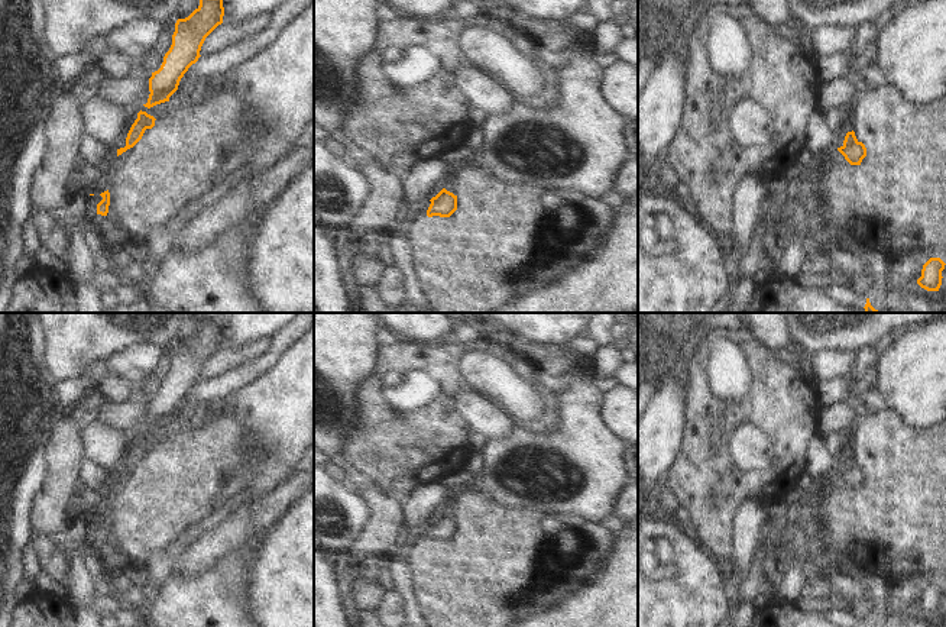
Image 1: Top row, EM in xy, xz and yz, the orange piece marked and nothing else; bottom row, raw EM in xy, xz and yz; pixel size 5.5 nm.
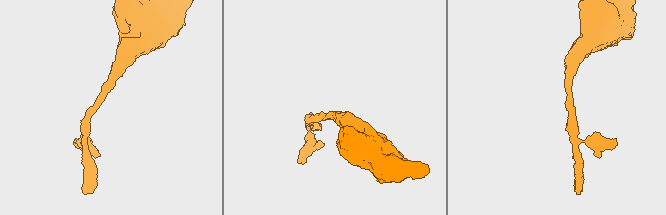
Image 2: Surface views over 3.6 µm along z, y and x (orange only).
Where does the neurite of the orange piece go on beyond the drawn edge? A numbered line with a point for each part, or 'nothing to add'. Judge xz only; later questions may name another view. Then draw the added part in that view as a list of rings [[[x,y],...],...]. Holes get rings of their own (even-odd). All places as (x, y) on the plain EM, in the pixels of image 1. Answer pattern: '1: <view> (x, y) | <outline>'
nothing to add

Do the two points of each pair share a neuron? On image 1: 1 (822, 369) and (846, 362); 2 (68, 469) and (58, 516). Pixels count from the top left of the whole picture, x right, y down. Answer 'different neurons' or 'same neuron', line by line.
1: same neuron
2: same neuron

